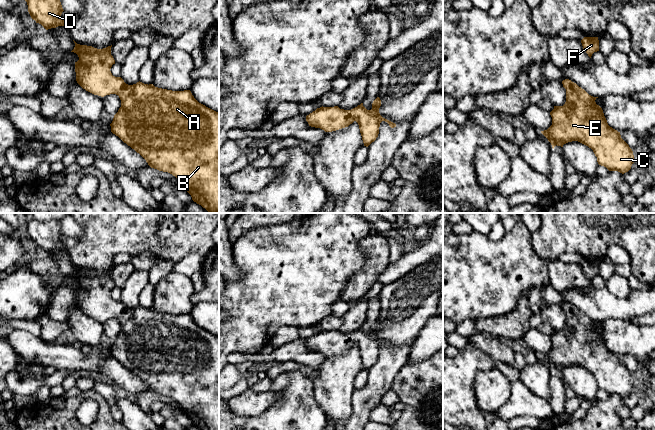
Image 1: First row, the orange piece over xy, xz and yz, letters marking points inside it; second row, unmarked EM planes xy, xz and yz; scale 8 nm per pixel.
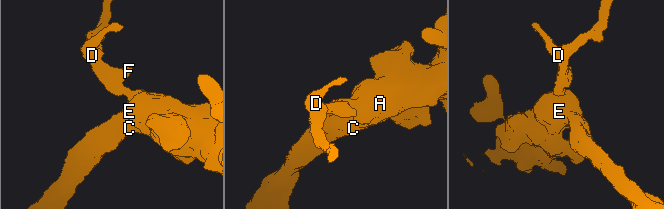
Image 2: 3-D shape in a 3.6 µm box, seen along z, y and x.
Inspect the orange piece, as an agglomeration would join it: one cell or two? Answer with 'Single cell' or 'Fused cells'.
Single cell

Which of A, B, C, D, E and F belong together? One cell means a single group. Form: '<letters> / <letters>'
A B C D E F

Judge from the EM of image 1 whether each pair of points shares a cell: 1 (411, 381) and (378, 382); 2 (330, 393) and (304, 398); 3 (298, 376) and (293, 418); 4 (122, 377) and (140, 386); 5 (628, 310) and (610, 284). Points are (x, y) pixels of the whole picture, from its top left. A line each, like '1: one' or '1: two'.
1: two
2: two
3: one
4: one
5: two

